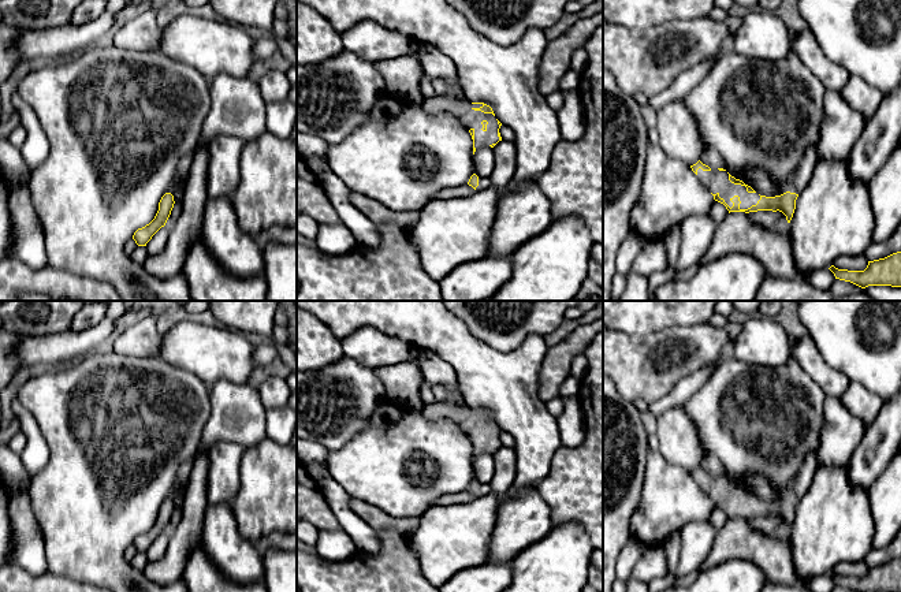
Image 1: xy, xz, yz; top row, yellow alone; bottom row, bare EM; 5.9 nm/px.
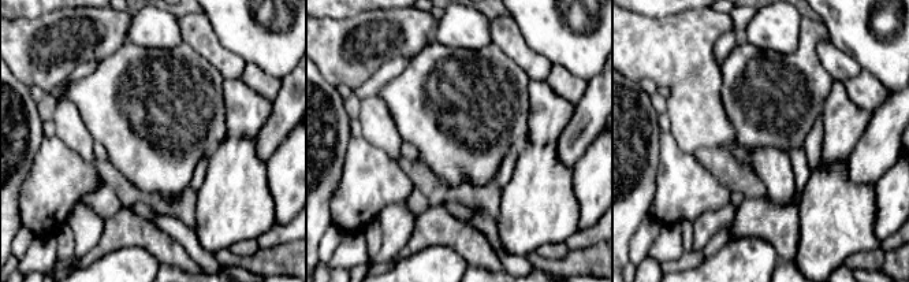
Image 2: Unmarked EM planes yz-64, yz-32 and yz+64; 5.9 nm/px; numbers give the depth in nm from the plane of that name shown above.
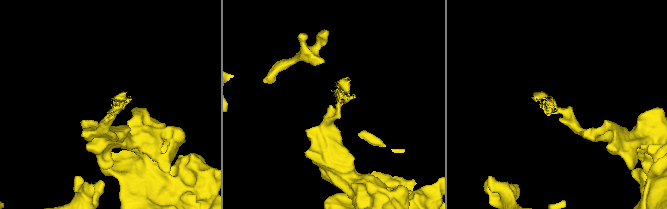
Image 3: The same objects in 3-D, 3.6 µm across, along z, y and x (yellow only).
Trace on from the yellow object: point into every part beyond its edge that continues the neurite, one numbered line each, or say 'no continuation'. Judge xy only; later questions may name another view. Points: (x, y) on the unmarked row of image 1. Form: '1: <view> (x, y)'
no continuation

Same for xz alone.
1: xz (461, 416)

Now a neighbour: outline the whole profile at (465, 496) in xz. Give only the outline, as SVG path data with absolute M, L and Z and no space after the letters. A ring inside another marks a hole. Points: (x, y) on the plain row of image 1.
M468 489L459 494L450 494L439 498L433 506L447 506L447 504L458 504L472 502L476 496Z

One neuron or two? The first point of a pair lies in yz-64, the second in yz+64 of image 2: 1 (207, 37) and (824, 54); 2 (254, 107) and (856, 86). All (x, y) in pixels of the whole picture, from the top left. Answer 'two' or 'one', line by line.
1: one
2: two

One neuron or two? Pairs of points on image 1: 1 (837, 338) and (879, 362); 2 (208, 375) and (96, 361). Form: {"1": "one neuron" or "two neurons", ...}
{"1": "one neuron", "2": "two neurons"}

